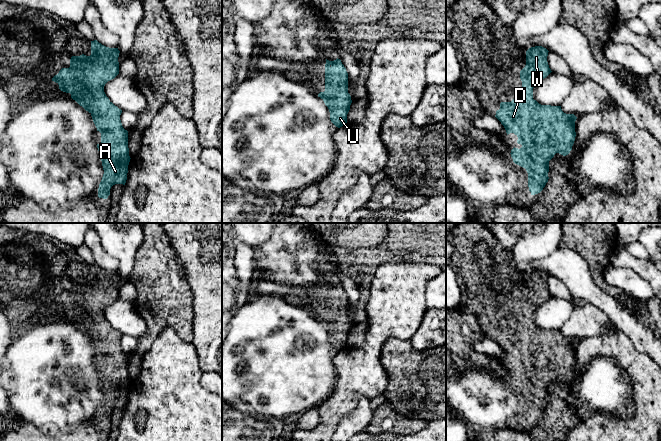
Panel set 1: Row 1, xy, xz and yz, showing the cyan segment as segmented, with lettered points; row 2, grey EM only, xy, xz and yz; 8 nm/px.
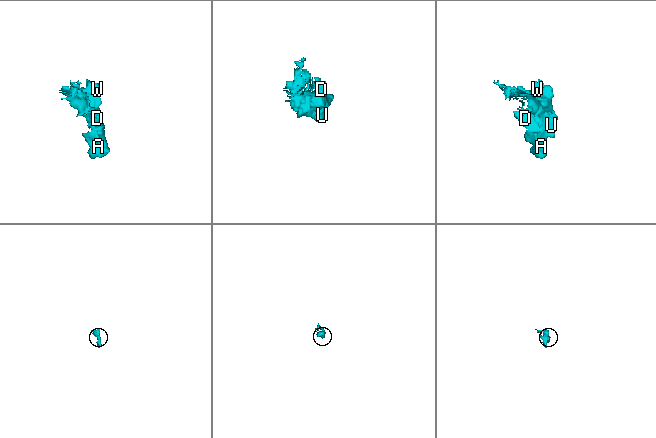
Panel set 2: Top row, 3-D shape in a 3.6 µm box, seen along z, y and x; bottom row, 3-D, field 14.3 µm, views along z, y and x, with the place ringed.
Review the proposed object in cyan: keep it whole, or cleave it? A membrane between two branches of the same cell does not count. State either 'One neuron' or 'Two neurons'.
One neuron

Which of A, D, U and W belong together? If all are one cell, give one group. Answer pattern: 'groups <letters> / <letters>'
groups A D U W

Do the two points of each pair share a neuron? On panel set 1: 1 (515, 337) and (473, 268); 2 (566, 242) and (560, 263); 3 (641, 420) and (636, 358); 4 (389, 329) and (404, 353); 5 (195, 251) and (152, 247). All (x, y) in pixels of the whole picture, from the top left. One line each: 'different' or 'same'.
1: same
2: different
3: same
4: different
5: different

